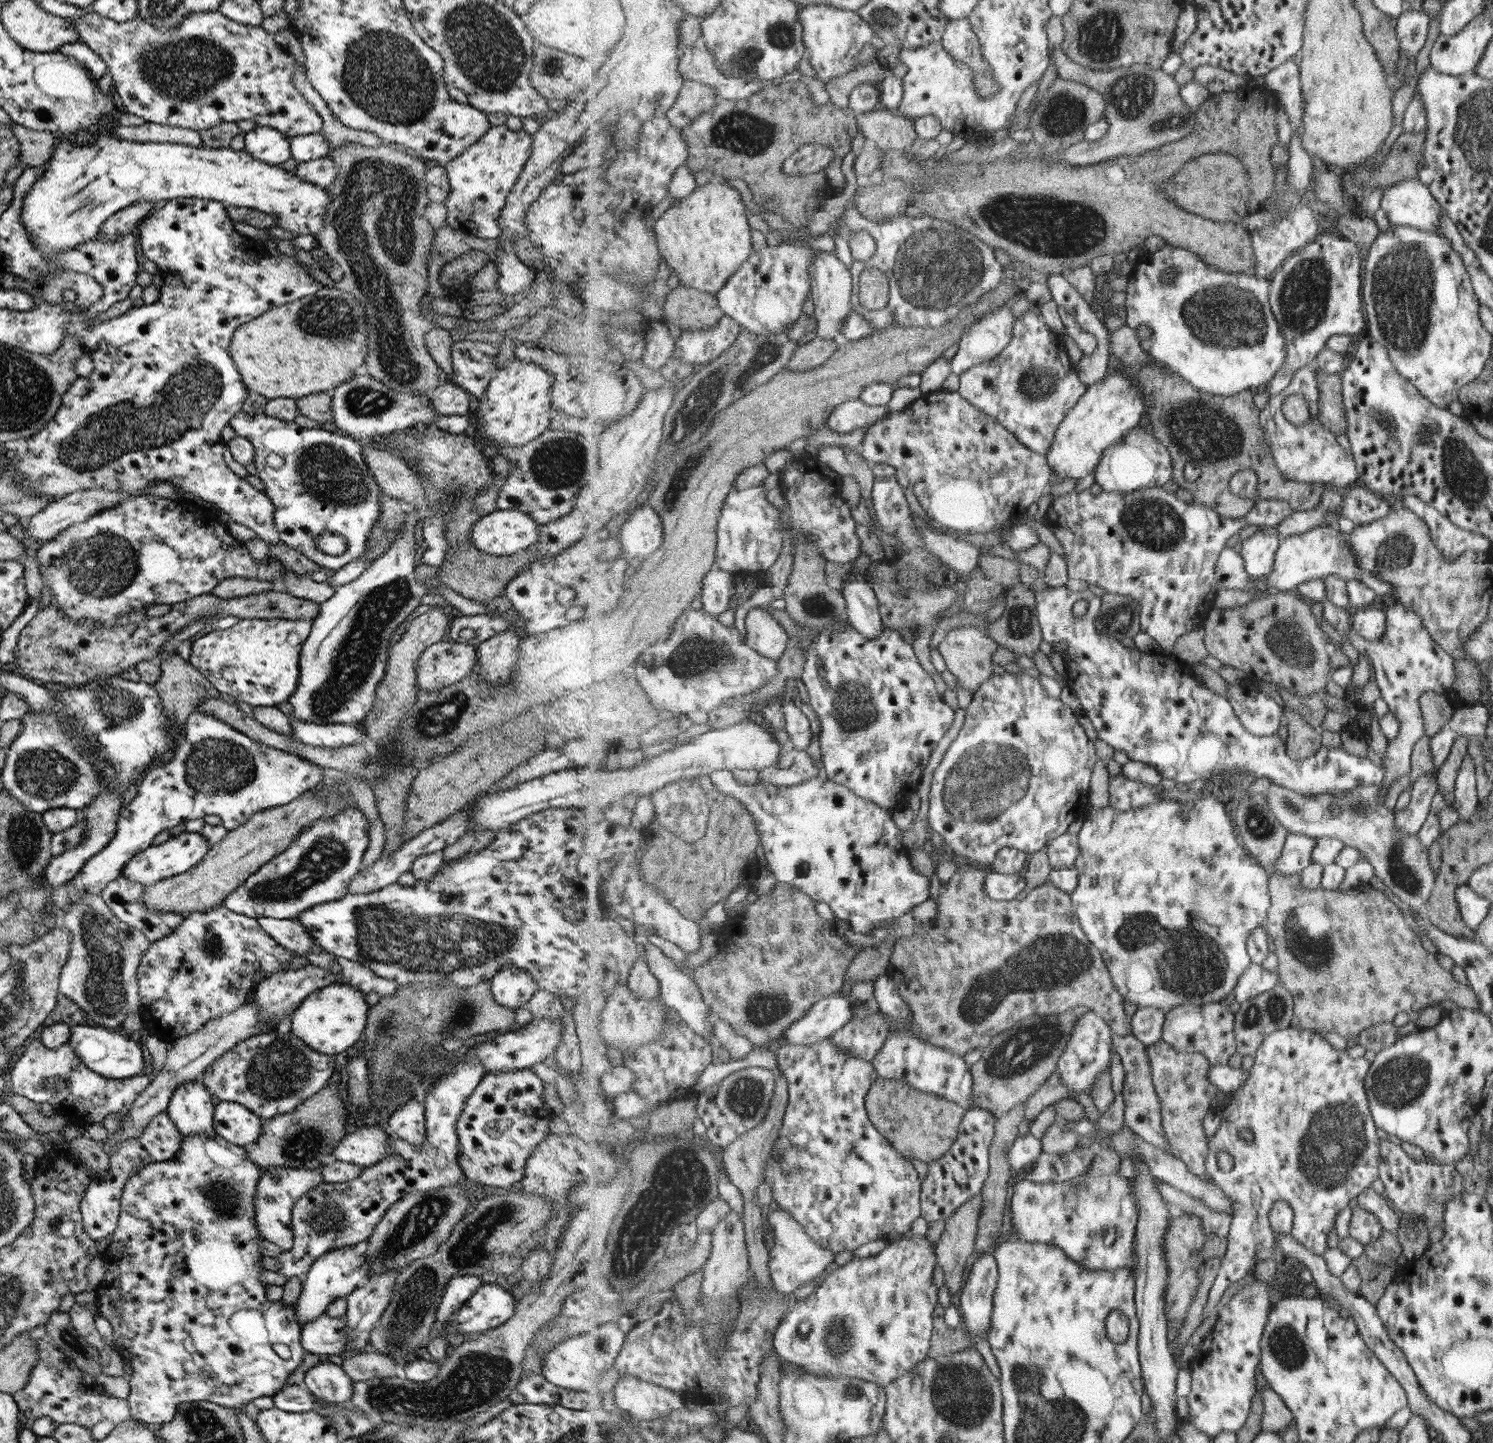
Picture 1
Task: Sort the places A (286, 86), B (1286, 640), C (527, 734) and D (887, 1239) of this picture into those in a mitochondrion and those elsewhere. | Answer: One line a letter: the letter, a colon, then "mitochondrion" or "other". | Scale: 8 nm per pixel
A: other
B: mitochondrion
C: other
D: other

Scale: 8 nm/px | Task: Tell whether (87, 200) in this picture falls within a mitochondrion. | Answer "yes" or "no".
yes

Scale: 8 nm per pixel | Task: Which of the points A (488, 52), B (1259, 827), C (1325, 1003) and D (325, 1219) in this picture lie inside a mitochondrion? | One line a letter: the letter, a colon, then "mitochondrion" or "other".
A: mitochondrion
B: mitochondrion
C: other
D: mitochondrion

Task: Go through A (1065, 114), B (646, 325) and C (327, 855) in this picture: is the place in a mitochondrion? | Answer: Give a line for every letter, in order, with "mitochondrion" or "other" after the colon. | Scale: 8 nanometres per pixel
A: mitochondrion
B: other
C: mitochondrion

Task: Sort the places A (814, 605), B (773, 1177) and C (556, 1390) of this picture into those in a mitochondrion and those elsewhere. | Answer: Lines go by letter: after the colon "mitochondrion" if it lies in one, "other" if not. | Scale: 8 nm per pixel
A: mitochondrion
B: other
C: other

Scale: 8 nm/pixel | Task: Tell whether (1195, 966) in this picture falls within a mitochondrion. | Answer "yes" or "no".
yes

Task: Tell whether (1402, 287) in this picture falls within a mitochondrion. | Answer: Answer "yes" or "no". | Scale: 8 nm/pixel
yes

